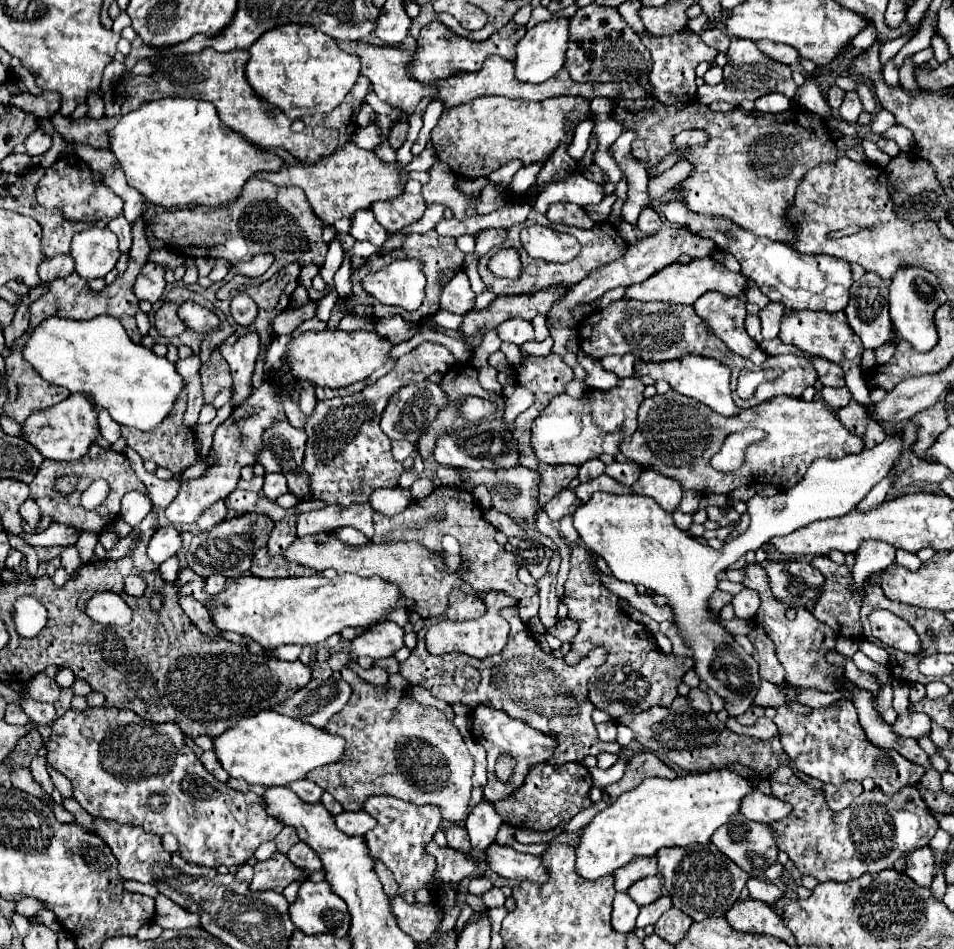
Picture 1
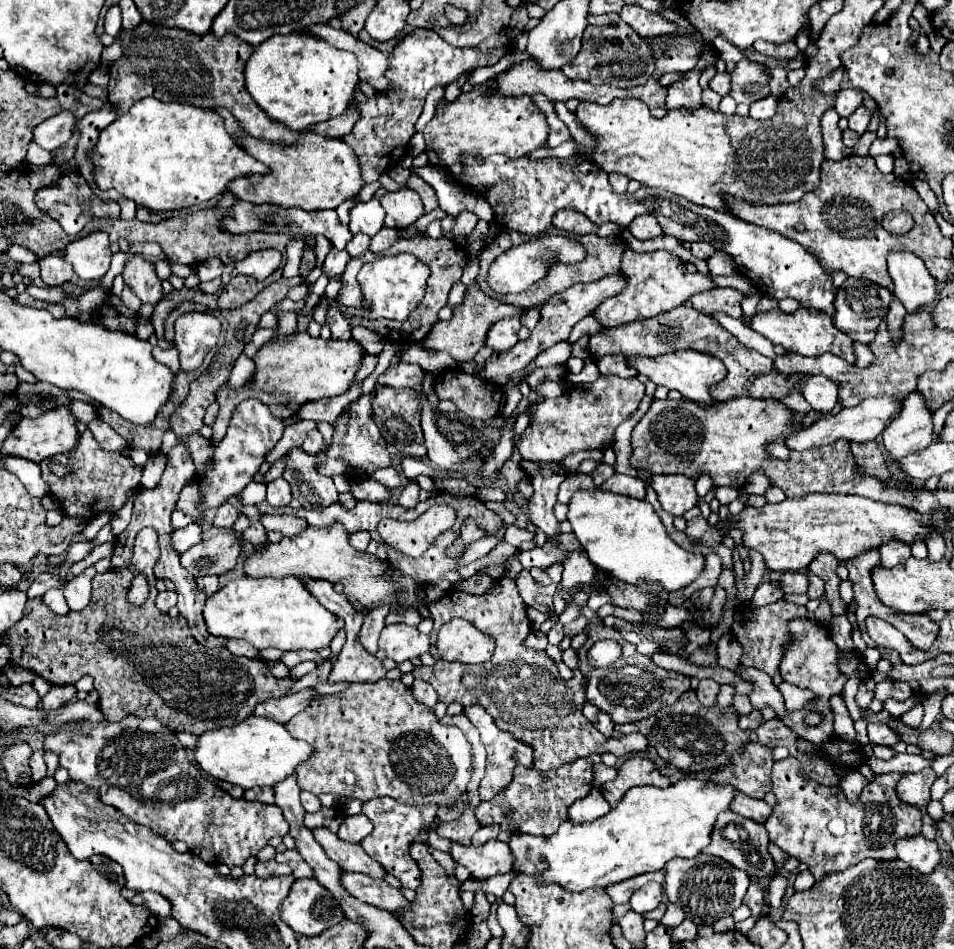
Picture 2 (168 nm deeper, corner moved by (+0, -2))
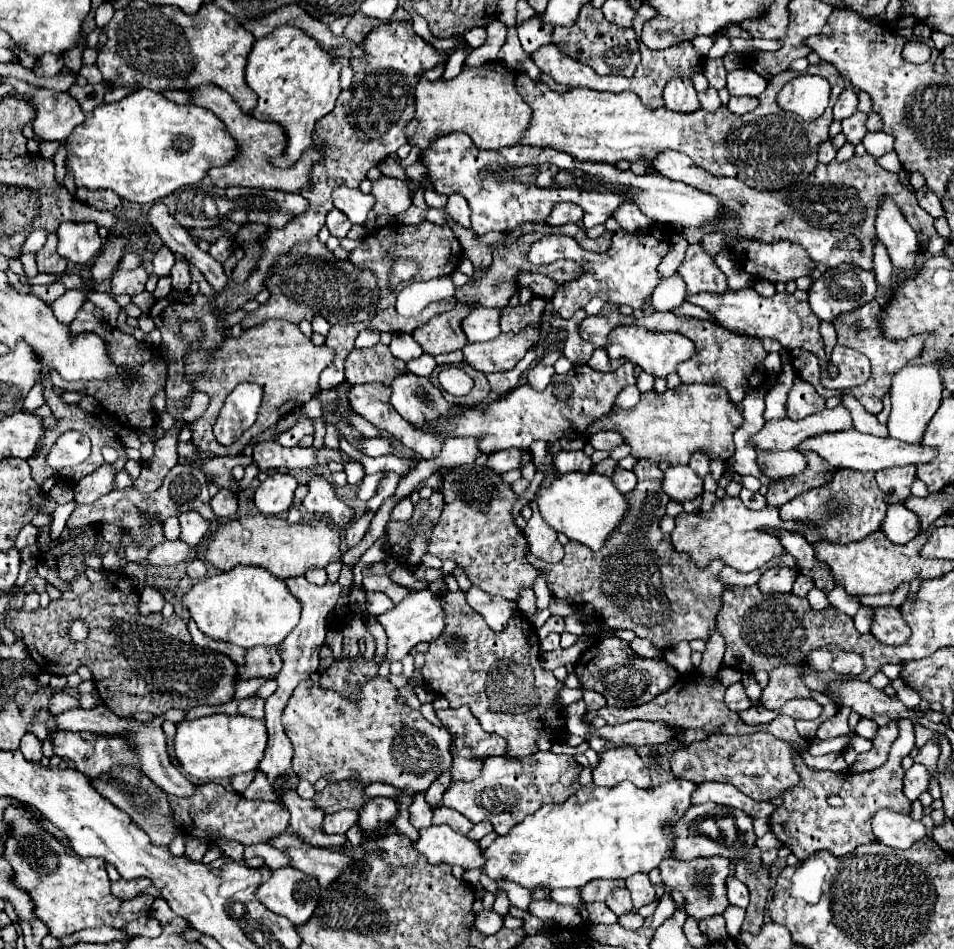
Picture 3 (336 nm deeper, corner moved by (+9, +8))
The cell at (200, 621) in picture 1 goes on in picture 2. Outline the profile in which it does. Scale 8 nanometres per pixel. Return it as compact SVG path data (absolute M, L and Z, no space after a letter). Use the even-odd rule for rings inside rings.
M226 640L226 648L228 648L232 654L236 654L236 656L260 658L258 650L256 650L252 644L248 644L246 640Z

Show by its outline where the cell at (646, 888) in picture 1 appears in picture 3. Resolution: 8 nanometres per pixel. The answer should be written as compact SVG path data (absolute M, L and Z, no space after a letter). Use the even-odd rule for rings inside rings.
M643 872L629 876L627 890L631 892L631 900L633 900L635 910L645 906L645 904L649 904L649 902L653 902L653 898L655 898L655 888L649 882L649 876L643 874Z

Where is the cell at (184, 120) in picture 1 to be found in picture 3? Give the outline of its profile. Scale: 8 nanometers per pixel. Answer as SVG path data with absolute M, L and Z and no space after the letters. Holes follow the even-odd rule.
M143 88L127 94L119 102L97 106L87 114L85 122L79 124L67 140L67 166L71 166L77 186L85 186L89 190L107 188L117 192L123 200L153 204L183 186L199 184L209 168L229 164L237 158L239 150L241 146L237 140L229 136L225 124L221 124L213 112L195 104L175 104L163 94Z

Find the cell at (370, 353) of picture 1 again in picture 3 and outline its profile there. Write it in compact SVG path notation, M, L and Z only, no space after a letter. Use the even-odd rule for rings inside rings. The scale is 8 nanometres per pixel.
M269 320L261 322L249 330L243 330L239 338L227 338L215 356L207 356L205 352L195 352L187 358L187 374L193 380L197 390L203 390L211 396L211 404L207 412L193 422L195 436L191 438L193 444L197 444L199 450L211 452L213 456L235 456L241 454L243 446L221 446L217 444L213 436L213 424L217 420L217 414L225 402L225 398L231 394L231 390L239 382L255 382L263 388L263 404L257 418L257 424L253 424L251 432L253 438L269 430L277 420L285 414L289 414L293 408L303 406L307 400L311 400L319 392L319 374L333 362L335 350L329 346L315 346L311 338L307 338L299 326L289 324L287 320Z

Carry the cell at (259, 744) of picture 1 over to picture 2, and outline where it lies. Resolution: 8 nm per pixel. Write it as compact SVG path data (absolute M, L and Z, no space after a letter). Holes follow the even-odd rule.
M256 716L222 730L200 734L194 748L194 758L208 776L242 786L244 790L254 786L276 786L286 776L294 774L296 766L302 764L310 754L312 748L306 742L292 738L284 724Z

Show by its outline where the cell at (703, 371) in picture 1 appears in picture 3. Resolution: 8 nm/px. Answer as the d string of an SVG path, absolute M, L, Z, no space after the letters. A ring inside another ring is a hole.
M619 326L609 334L607 340L607 354L611 360L623 356L629 362L637 364L643 368L643 372L655 376L655 378L667 378L669 374L677 372L677 366L681 362L687 362L691 358L697 356L697 348L695 344L681 334L673 334L673 332L649 332L643 328L633 328L633 326Z

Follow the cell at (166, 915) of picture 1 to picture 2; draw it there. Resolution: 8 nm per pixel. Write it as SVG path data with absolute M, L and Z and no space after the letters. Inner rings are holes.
M140 892L130 902L150 908L158 918L170 916L170 910L172 910L170 902L166 902L166 898L162 898L162 894L154 894L154 892Z

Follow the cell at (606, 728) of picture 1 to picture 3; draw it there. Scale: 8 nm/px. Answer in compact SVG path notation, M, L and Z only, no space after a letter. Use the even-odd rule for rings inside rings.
M589 690L583 692L583 702L585 702L587 710L601 710L605 706L605 698L601 694L589 692Z

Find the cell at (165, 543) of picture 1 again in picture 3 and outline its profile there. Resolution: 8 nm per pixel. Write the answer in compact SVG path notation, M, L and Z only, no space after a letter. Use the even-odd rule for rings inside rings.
M195 512L181 514L179 516L179 524L181 524L181 540L187 542L189 546L197 546L201 542L203 534L209 530L209 522L203 520Z

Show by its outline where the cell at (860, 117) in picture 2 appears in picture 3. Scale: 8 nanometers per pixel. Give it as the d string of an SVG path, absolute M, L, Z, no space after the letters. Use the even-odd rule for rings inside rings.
M859 110L853 112L853 116L849 116L849 118L843 120L843 134L847 136L849 142L859 144L863 140L863 136L867 132L865 120L867 120L867 116L863 112L859 112Z

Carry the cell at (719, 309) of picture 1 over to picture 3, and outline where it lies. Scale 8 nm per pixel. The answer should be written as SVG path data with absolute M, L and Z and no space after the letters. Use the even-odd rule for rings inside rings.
M691 244L683 264L679 266L679 274L687 284L689 294L713 292L723 294L727 290L725 274L715 266L713 258L701 248L701 244Z

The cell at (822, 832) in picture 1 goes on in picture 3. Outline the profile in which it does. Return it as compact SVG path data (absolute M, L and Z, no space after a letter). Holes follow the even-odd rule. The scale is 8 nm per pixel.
M899 720L899 736L891 746L887 762L881 768L875 768L875 770L863 772L863 774L819 772L819 770L809 768L803 762L801 754L795 752L793 764L795 764L795 772L799 774L799 782L781 794L783 804L779 808L775 808L775 812L769 818L771 832L799 860L805 860L819 850L827 850L833 856L845 856L845 854L853 852L859 844L875 842L871 822L873 822L873 814L877 810L889 808L899 814L911 814L911 800L905 800L905 796L901 792L901 780L905 776L905 770L901 768L901 758L911 752L913 744L915 744L913 722ZM831 794L835 794L843 800L841 808L829 806L827 798Z

